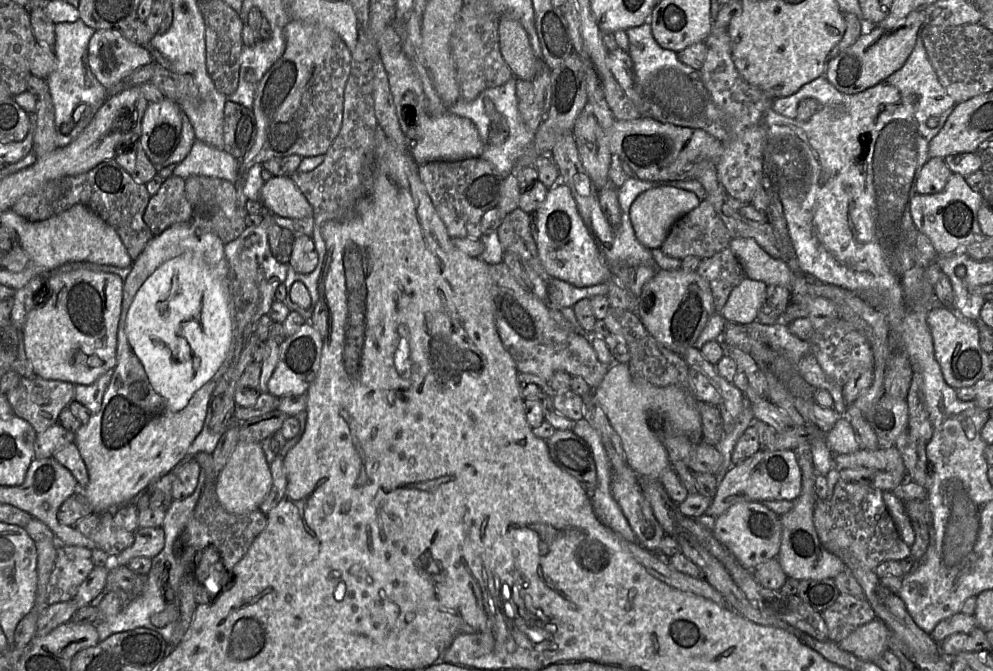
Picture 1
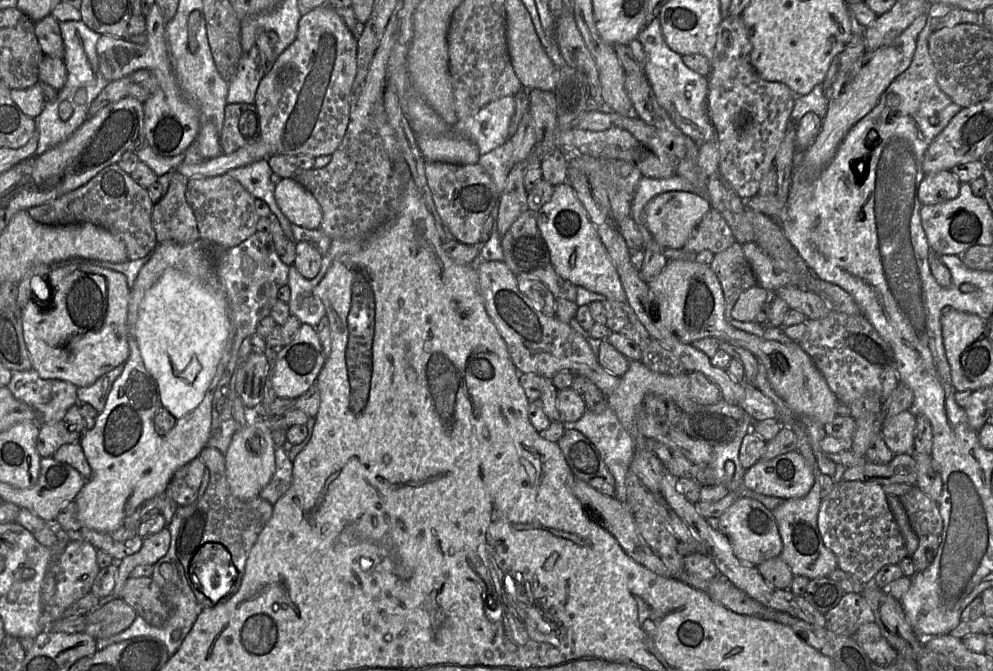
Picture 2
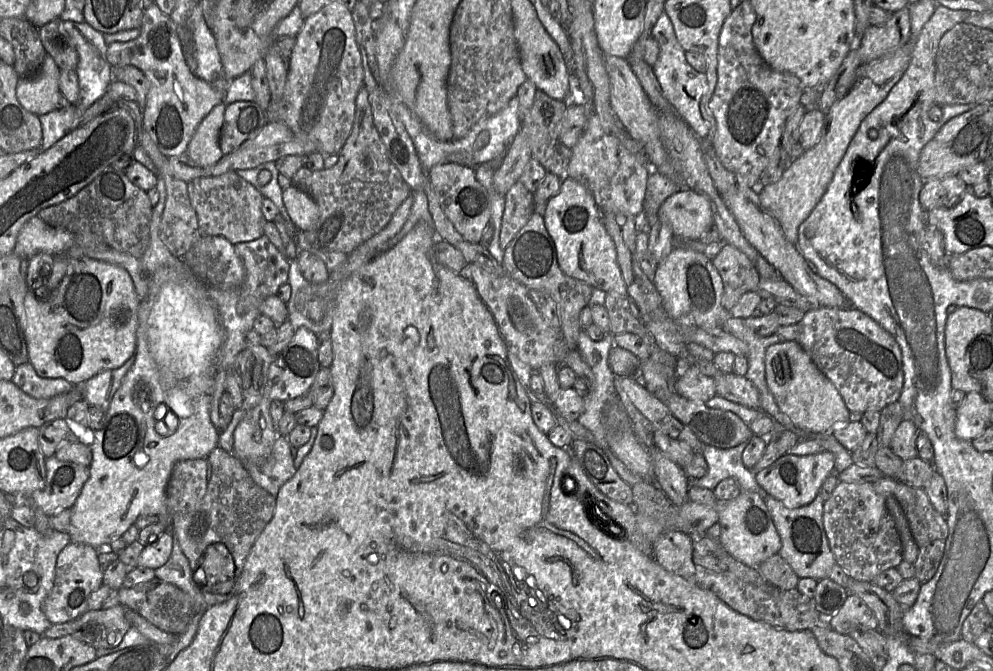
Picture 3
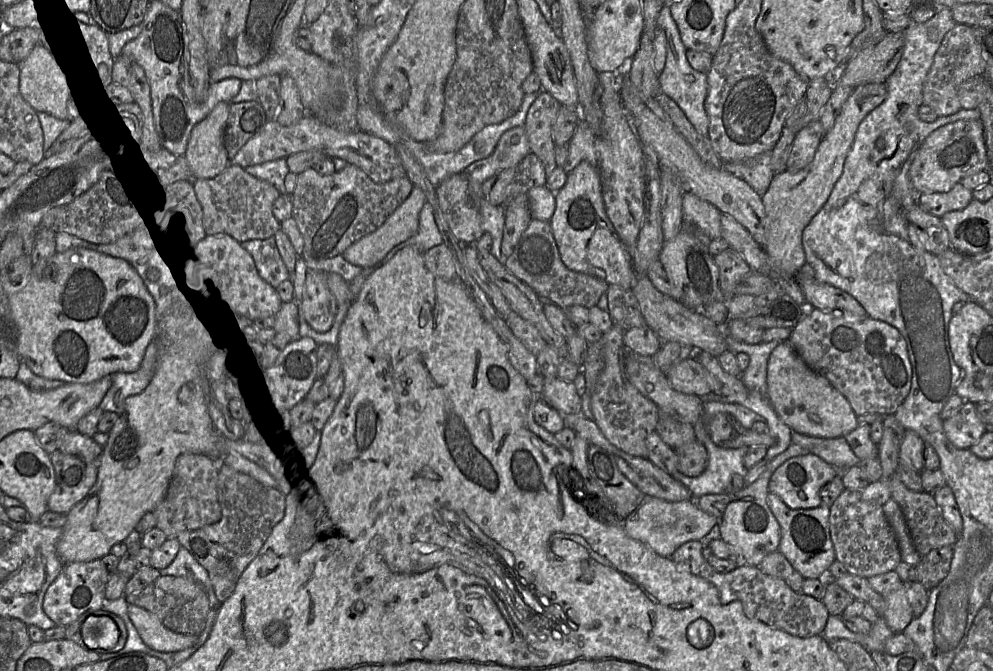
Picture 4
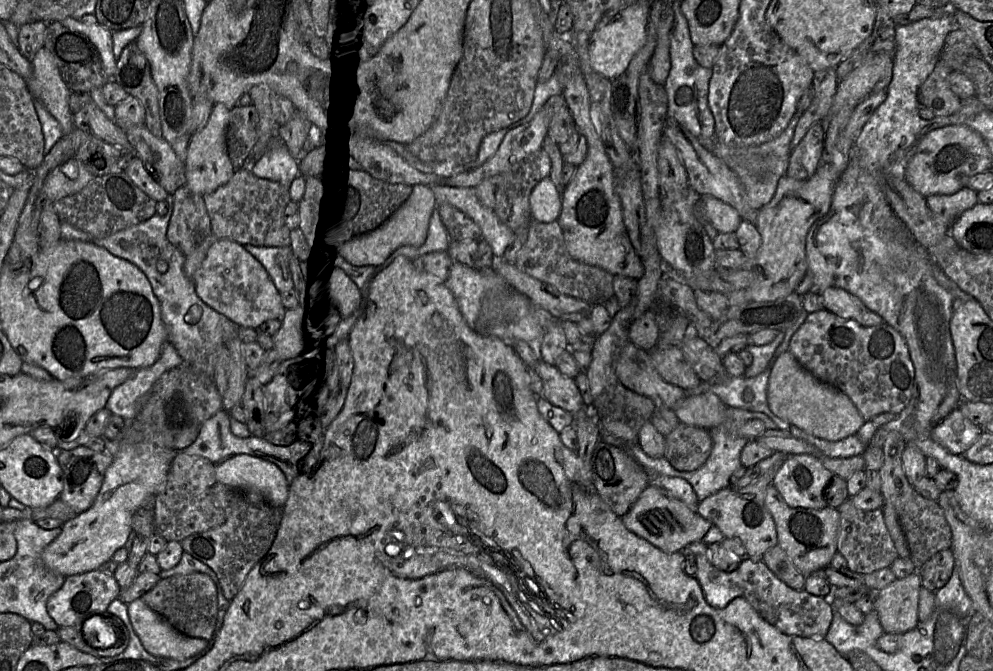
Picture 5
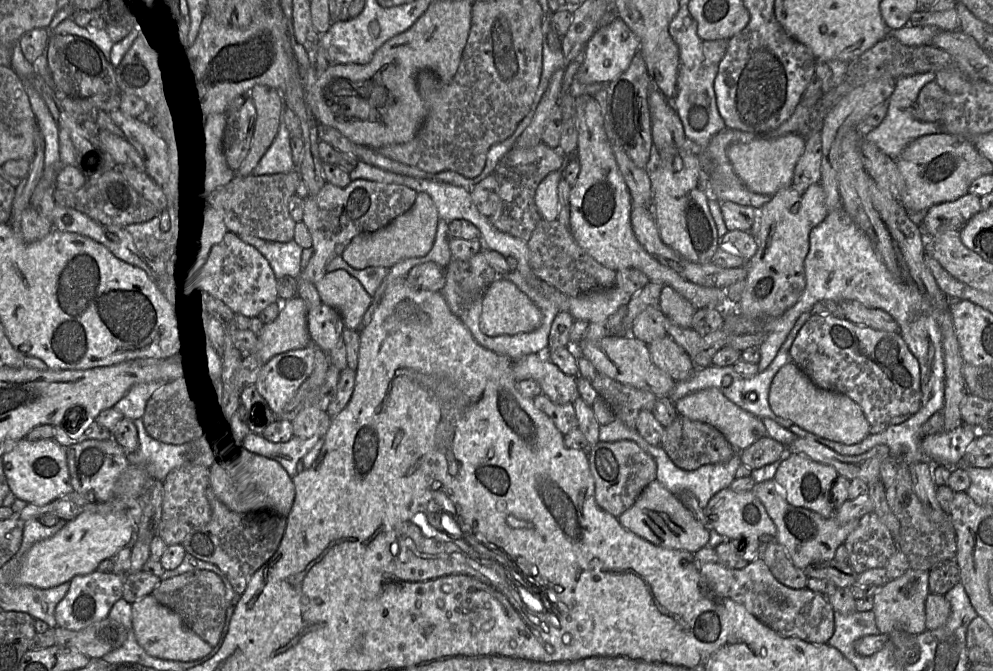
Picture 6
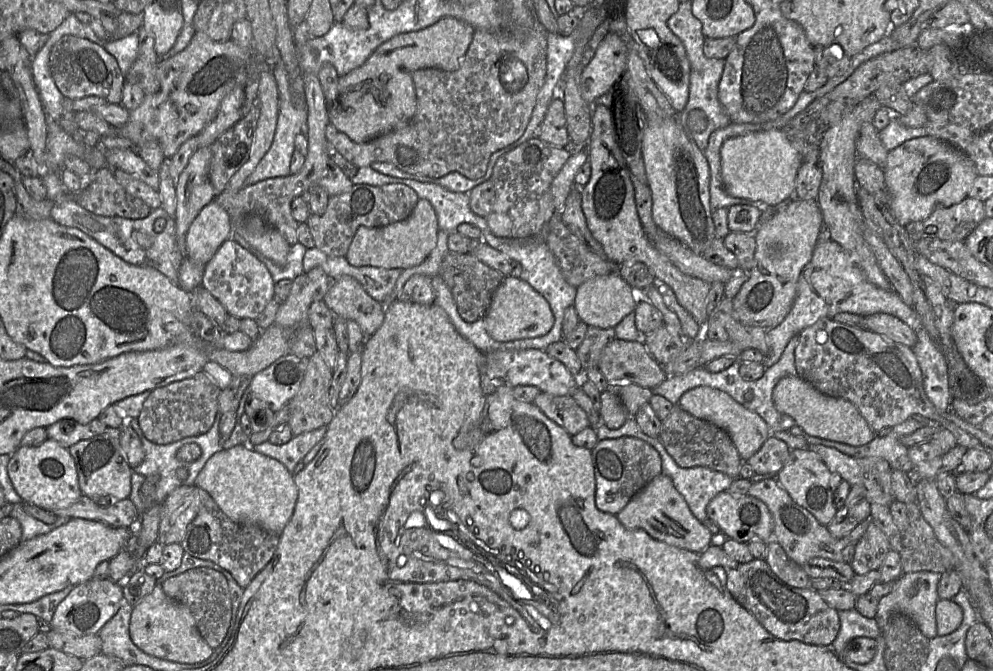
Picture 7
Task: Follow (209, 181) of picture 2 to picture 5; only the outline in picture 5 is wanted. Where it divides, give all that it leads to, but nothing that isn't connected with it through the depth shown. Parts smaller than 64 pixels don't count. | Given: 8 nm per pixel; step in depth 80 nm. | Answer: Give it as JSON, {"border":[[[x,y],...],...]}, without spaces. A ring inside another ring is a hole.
{"border":[[[248,168],[235,170],[231,179],[215,191],[202,196],[210,218],[211,234],[241,245],[283,247],[290,245],[291,229],[285,222],[285,208],[291,200],[289,187],[258,178]]]}

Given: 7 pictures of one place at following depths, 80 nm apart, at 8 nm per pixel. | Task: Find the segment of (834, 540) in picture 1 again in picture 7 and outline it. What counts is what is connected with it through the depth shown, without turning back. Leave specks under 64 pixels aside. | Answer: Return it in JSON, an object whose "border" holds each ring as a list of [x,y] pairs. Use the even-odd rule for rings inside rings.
{"border":[[[870,520],[865,533],[855,545],[855,553],[850,563],[854,573],[864,575],[879,569],[890,550],[887,536]]]}

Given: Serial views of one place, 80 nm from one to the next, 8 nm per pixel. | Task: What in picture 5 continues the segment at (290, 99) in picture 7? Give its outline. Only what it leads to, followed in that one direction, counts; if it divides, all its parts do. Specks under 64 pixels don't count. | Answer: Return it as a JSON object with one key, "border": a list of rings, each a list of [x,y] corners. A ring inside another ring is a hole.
{"border":[[[273,138],[268,149],[249,171],[258,178],[279,182],[287,187],[300,175],[298,162],[291,156],[281,138]]]}

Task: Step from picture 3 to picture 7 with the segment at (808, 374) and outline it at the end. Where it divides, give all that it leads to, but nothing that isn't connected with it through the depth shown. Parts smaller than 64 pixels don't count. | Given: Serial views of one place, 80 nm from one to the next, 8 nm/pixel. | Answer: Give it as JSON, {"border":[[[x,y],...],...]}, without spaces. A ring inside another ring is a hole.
{"border":[[[797,375],[783,377],[775,386],[772,399],[775,408],[792,417],[807,434],[852,446],[861,446],[875,437],[875,432],[850,401],[827,396]]]}

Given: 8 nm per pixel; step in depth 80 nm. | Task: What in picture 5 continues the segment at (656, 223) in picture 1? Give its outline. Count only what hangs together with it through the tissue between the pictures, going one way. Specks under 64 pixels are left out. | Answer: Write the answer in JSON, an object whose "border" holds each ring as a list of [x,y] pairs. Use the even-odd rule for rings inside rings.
{"border":[[[712,196],[699,197],[698,210],[719,234],[735,233],[743,221],[735,208]]]}

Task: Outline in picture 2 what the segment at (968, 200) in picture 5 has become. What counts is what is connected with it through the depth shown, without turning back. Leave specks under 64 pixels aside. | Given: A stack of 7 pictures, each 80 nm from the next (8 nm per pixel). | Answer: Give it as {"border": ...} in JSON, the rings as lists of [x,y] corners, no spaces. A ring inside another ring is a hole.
{"border":[[[949,170],[925,174],[919,184],[917,196],[922,205],[934,205],[958,196],[960,181]]]}

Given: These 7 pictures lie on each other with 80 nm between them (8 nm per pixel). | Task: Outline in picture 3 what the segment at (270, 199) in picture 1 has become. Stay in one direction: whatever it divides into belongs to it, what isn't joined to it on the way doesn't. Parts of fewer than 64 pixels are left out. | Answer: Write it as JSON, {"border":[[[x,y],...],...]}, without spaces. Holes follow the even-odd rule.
{"border":[[[293,184],[283,189],[282,199],[286,211],[298,231],[309,229],[317,221],[317,204],[308,194]]]}

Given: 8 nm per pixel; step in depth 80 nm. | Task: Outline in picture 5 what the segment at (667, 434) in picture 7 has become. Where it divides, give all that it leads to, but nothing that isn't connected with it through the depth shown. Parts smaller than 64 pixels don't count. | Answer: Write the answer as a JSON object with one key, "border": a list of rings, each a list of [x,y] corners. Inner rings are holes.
{"border":[[[679,423],[665,437],[665,458],[678,471],[691,472],[704,465],[712,450],[708,429]]]}

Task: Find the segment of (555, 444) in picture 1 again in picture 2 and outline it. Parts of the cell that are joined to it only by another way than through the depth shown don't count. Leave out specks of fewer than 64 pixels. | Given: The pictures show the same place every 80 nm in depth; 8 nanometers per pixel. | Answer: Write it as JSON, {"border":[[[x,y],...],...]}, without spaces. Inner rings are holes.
{"border":[[[566,428],[557,442],[574,475],[595,490],[614,496],[615,481],[598,449],[583,434]]]}

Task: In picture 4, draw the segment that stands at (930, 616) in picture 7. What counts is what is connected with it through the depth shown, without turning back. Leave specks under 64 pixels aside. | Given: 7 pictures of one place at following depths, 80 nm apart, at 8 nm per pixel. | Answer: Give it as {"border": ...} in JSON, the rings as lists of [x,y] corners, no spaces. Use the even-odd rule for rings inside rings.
{"border":[[[903,583],[885,596],[886,608],[882,618],[895,634],[902,633],[914,618],[912,607],[907,599],[908,588],[909,584]]]}

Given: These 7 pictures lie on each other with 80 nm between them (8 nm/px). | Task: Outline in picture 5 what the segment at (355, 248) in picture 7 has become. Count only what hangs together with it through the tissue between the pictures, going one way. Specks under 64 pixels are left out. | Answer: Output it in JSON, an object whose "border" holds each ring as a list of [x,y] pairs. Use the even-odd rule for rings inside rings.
{"border":[[[423,184],[413,186],[409,198],[382,225],[369,233],[355,238],[343,250],[342,259],[357,267],[378,267],[402,246],[421,246],[427,238],[430,218],[435,209],[436,201],[432,189]]]}

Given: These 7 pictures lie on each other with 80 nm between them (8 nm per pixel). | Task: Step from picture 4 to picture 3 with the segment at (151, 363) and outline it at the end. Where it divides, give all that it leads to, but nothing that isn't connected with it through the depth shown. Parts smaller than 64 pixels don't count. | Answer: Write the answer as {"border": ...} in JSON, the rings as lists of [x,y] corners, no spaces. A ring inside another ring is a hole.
{"border":[[[135,356],[128,359],[121,367],[103,371],[75,387],[80,388],[84,401],[106,412],[115,392],[134,362]]]}

